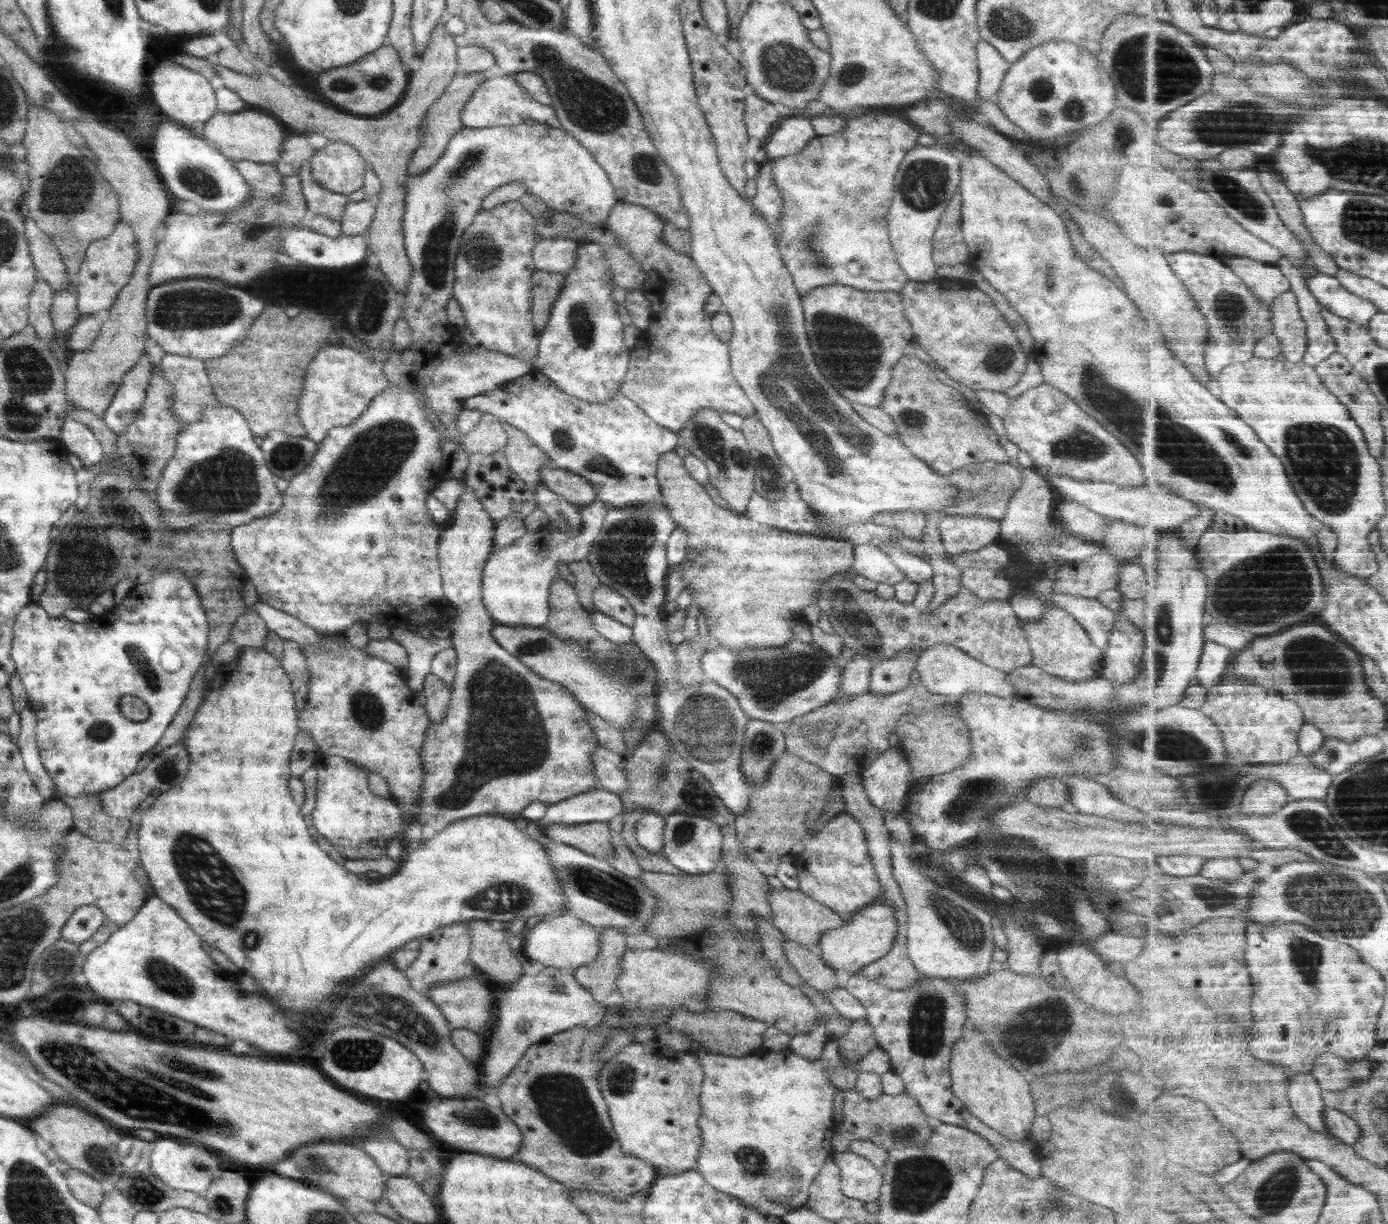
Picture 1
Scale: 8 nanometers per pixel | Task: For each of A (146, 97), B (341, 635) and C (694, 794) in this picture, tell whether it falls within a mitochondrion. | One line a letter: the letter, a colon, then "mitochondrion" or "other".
A: other
B: other
C: mitochondrion

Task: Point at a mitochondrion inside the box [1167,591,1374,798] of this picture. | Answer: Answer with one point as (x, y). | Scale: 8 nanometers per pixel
(1314, 662)

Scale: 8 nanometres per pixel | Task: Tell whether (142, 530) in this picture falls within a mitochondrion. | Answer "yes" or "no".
no

